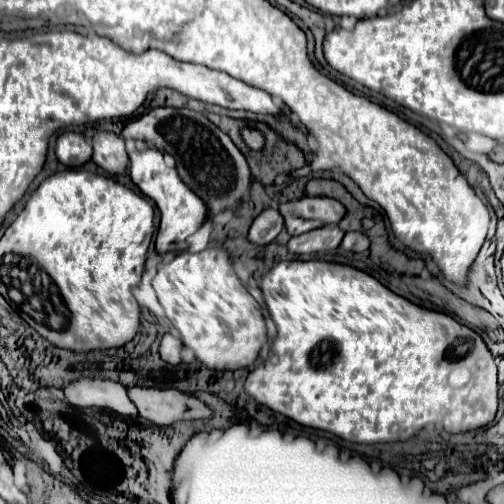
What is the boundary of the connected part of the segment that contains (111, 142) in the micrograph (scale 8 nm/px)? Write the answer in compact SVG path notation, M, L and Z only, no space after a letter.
M96 132L92 138L92 160L108 174L120 174L128 168L124 140L114 132Z

